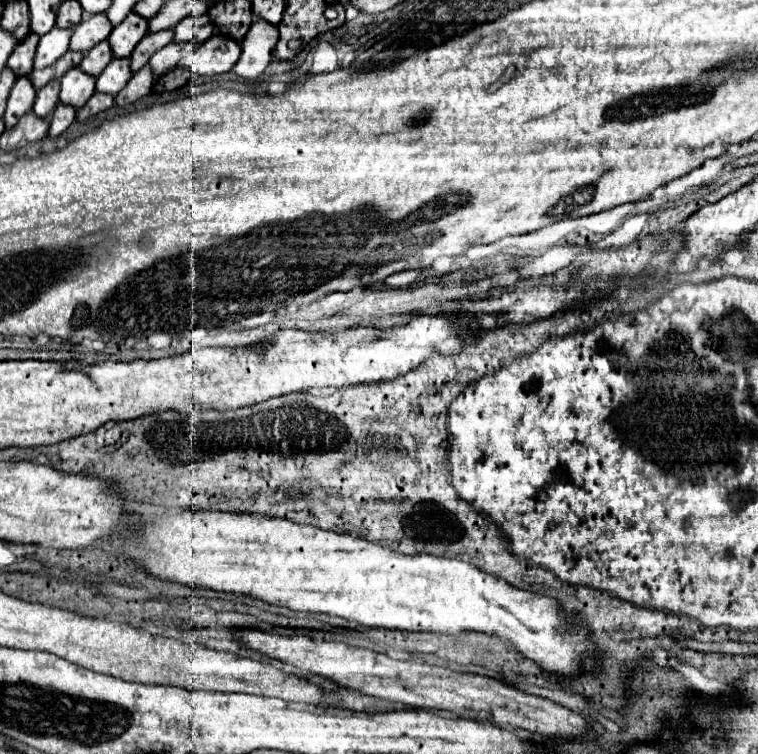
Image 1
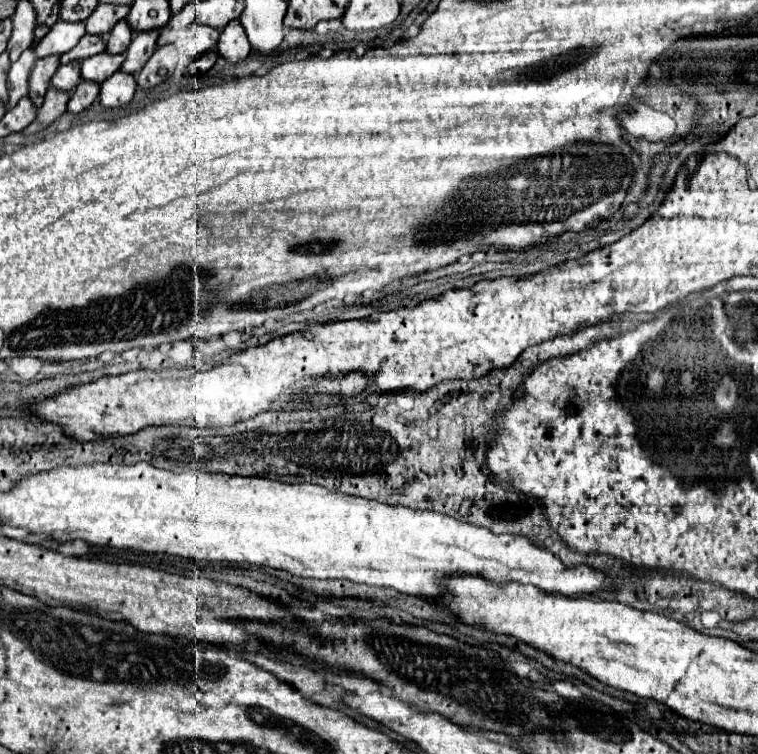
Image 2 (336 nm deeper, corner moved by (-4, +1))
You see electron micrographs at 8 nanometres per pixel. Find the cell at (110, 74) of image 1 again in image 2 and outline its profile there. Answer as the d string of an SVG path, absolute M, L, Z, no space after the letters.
M159 31L133 35L133 41L131 41L129 49L125 51L125 63L121 65L121 71L123 71L123 73L135 75L135 73L141 71L141 67L149 61L149 57L151 57L153 51L155 51L157 35L159 35Z

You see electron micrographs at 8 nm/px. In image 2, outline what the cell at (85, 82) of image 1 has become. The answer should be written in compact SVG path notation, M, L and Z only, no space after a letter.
M109 53L93 55L81 63L81 77L85 81L103 83L105 79L109 79L109 75L113 75L121 67L123 61L125 61L123 53L121 55L109 55Z

